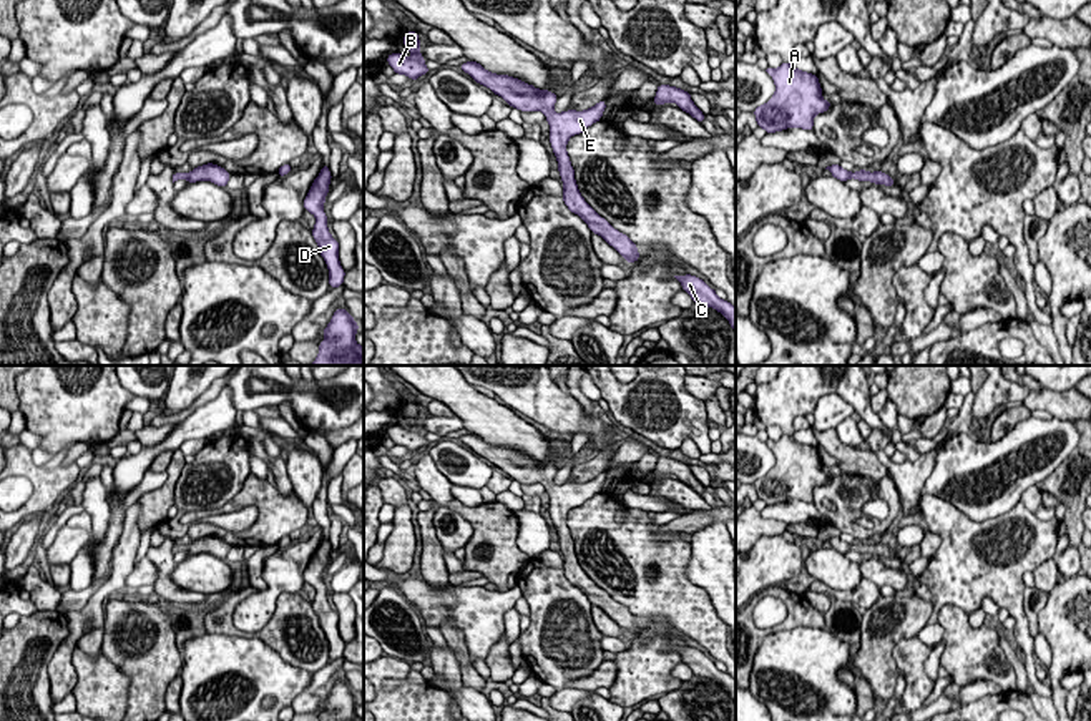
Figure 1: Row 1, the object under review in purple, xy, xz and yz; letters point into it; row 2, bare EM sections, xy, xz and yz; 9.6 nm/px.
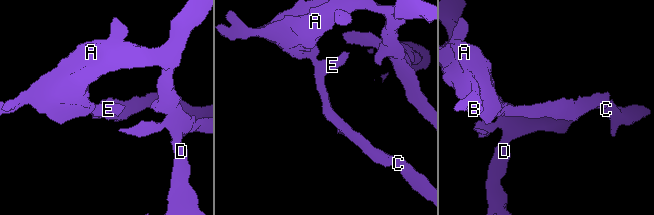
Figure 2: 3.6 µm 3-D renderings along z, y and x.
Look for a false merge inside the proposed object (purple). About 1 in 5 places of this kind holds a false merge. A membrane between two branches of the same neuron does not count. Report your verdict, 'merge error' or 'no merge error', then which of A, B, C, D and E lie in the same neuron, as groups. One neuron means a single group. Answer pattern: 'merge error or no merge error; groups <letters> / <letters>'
no merge error; groups A B C D E

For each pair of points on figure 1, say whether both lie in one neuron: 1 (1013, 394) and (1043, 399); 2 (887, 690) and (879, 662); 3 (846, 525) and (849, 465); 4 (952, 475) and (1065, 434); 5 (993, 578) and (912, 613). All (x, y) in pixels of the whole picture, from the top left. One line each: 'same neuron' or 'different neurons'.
1: different neurons
2: same neuron
3: different neurons
4: same neuron
5: different neurons

